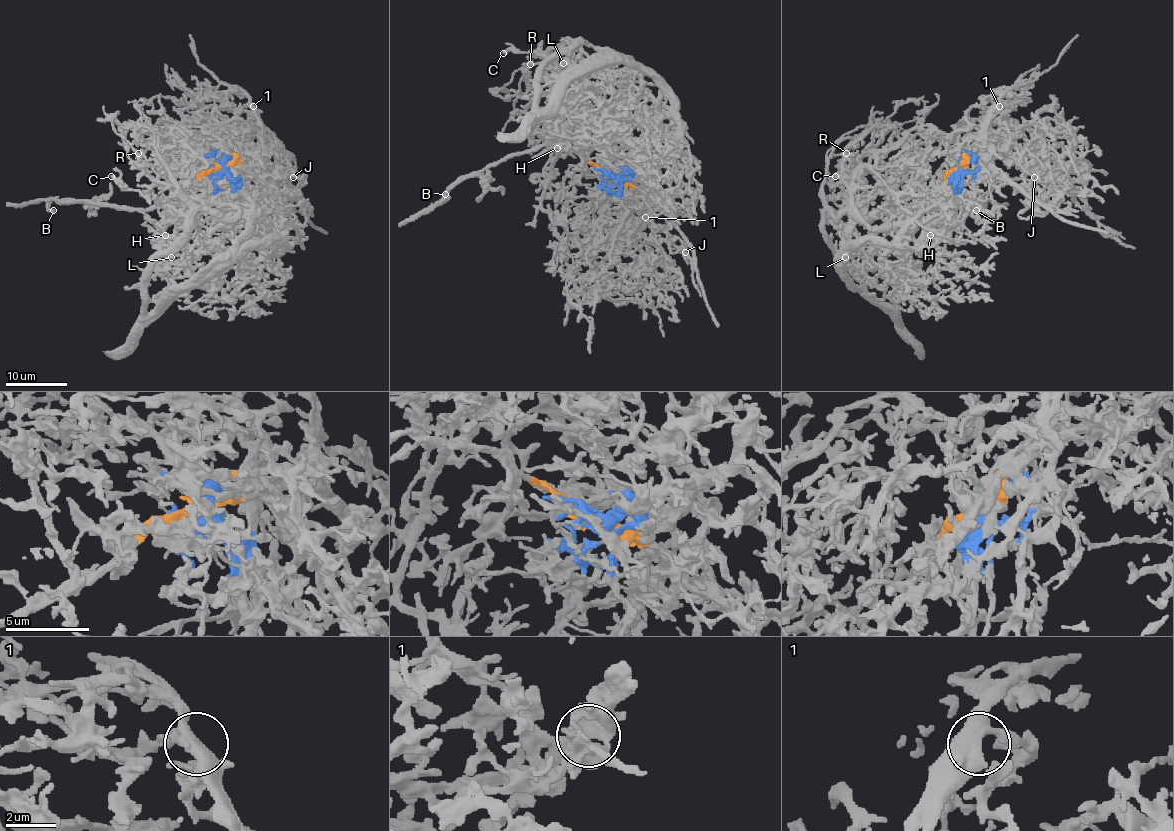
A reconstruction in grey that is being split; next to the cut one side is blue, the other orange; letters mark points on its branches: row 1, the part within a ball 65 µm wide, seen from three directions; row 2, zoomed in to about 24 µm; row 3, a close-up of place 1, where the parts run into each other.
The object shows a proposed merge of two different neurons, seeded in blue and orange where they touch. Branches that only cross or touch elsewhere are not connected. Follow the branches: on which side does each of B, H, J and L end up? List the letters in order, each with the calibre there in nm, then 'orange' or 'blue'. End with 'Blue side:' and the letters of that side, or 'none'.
B: calibre 320 nm; orange
H: calibre 440 nm; blue
J: calibre 200 nm; blue
L: calibre 360 nm; blue
Blue side: H, J, L

